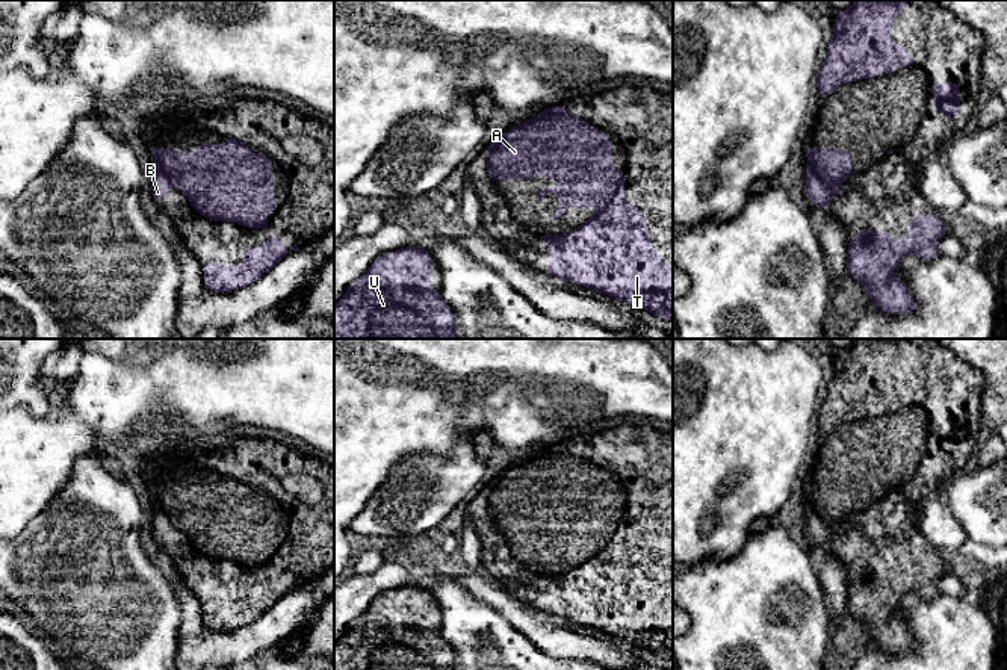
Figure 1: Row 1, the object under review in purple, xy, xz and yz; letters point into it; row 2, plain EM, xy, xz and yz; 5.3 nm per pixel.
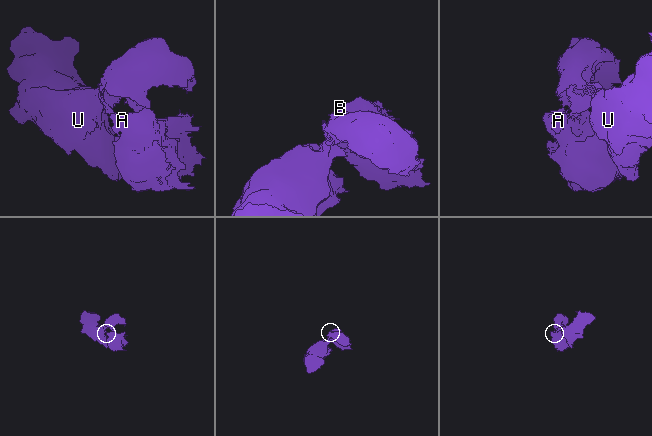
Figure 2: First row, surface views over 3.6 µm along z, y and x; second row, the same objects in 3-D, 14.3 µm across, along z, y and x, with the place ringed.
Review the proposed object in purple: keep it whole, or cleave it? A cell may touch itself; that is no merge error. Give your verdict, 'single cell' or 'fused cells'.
single cell

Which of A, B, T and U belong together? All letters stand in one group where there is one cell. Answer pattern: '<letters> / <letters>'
A B T U

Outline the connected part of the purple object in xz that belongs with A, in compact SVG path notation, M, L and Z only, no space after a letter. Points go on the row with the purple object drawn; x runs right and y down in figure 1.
M564 104L544 107L537 116L526 123L511 127L499 135L485 147L485 174L494 181L535 178L543 172L547 178L556 178L559 183L553 188L541 188L537 192L540 203L544 194L556 194L561 206L552 213L552 218L565 216L569 203L575 209L587 209L600 206L602 209L587 219L576 230L564 234L540 236L549 245L547 274L572 281L575 284L590 287L597 293L603 293L614 299L621 299L638 309L644 309L665 321L673 321L673 268L655 253L655 243L649 240L649 224L638 206L632 206L624 198L624 169L612 168L611 138L597 127L591 127L579 115L573 115Z

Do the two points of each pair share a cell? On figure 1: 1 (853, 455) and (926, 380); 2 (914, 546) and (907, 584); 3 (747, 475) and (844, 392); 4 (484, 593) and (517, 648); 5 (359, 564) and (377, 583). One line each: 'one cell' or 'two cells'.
1: one cell
2: one cell
3: two cells
4: two cells
5: two cells

